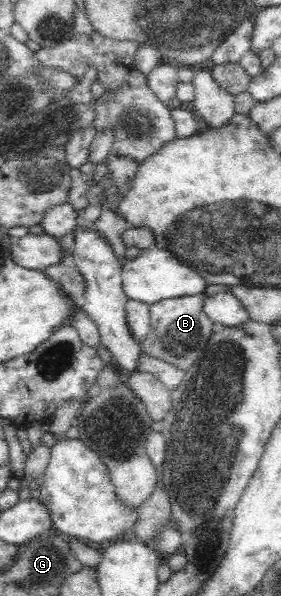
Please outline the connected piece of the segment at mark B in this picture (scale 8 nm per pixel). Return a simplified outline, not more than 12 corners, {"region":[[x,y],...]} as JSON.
{"region":[[205,294],[149,305],[141,350],[188,370],[212,320]]}

